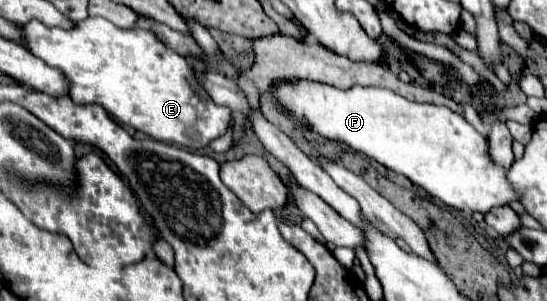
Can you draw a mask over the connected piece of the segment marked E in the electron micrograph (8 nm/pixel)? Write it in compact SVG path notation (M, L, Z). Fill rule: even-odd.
M87 17L71 29L47 27L39 21L17 27L27 51L67 77L75 105L101 105L119 123L185 149L207 147L229 127L231 109L215 105L197 85L187 61L157 41L153 33L121 29L103 17Z

